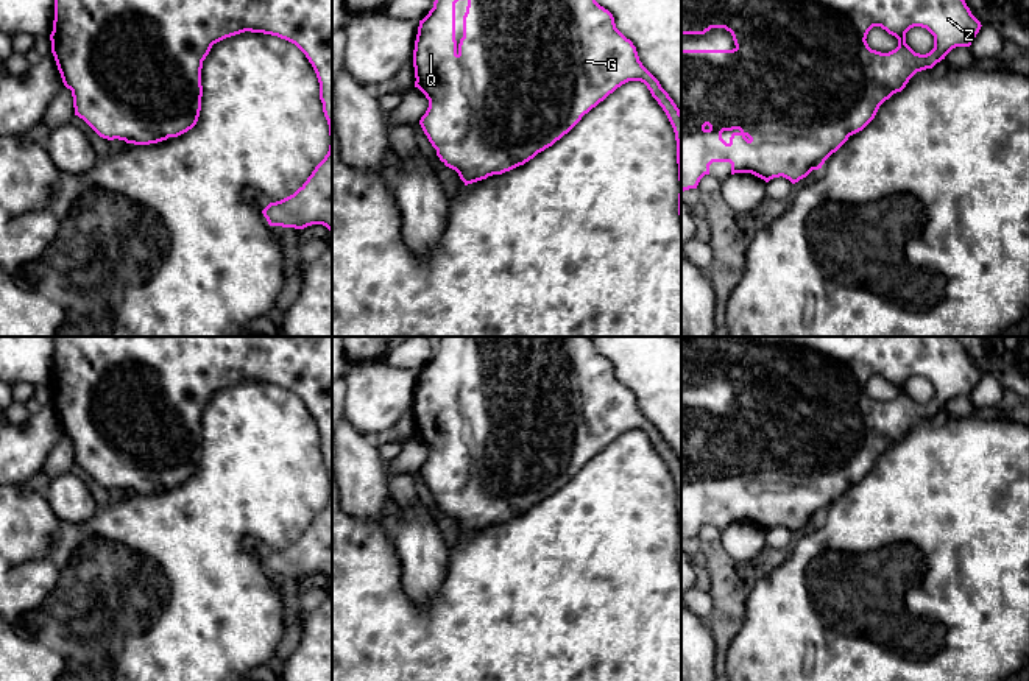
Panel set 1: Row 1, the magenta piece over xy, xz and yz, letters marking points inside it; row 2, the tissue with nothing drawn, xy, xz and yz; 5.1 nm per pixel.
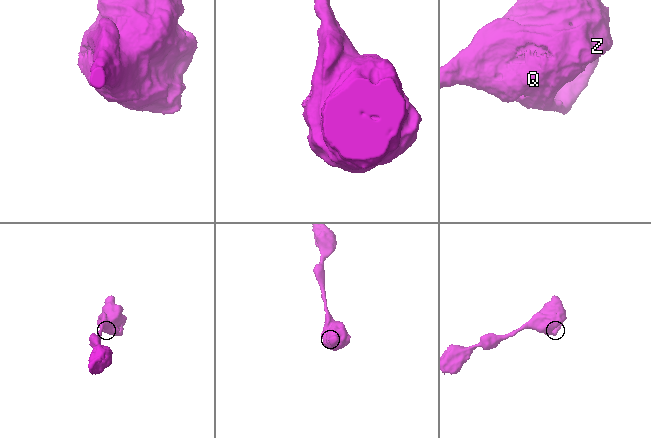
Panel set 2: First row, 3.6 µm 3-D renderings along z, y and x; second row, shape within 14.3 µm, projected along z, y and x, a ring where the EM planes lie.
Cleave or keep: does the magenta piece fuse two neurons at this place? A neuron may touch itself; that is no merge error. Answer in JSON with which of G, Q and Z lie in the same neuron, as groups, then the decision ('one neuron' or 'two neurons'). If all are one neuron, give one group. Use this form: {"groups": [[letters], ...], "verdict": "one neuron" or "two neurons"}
{"groups": [["G", "Q", "Z"]], "verdict": "one neuron"}

